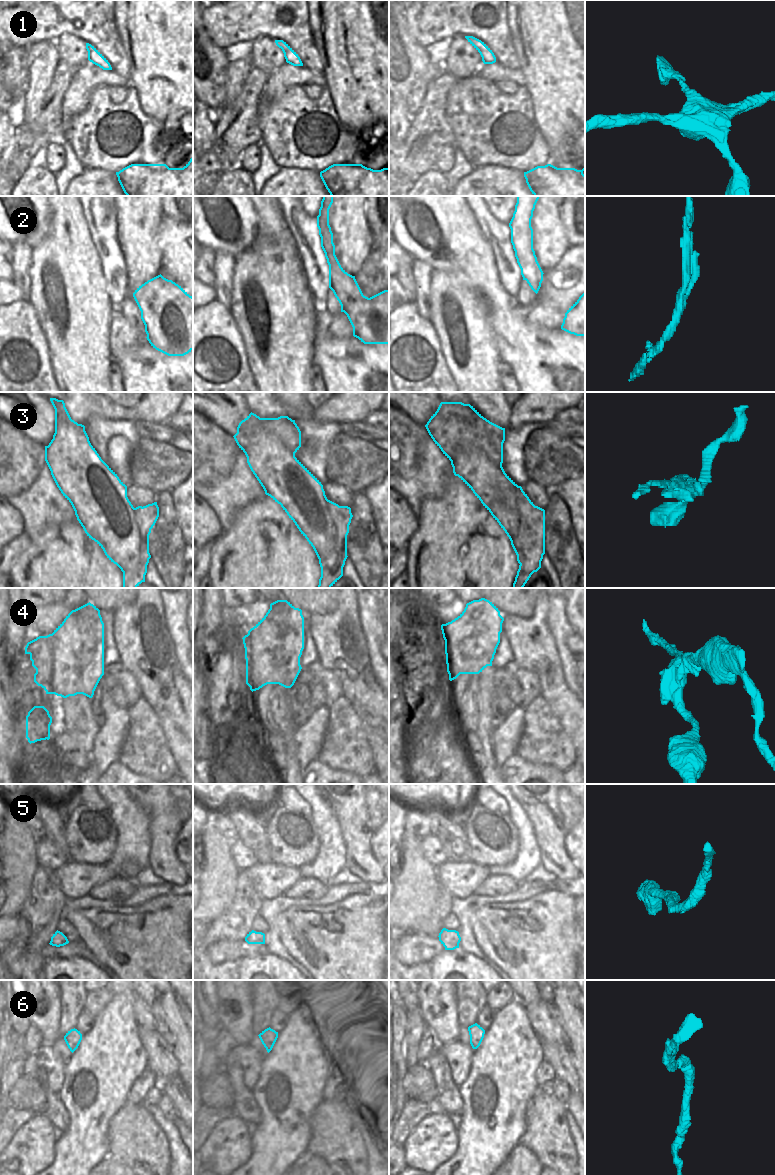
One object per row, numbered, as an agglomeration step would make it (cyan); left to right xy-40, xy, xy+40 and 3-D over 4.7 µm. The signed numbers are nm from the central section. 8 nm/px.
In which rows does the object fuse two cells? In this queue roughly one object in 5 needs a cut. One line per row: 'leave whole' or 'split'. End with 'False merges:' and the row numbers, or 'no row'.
1: leave whole
2: leave whole
3: split
4: split
5: leave whole
6: leave whole
False merges: 3, 4

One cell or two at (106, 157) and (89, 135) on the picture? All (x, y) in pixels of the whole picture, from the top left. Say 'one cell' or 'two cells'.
one cell

